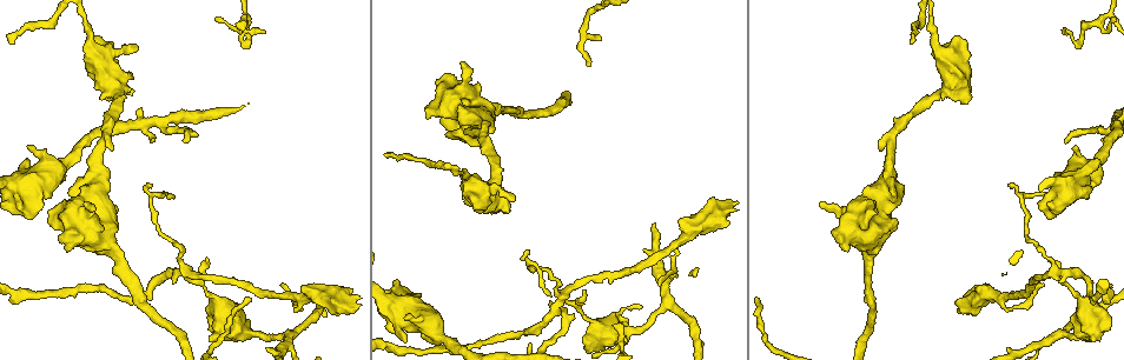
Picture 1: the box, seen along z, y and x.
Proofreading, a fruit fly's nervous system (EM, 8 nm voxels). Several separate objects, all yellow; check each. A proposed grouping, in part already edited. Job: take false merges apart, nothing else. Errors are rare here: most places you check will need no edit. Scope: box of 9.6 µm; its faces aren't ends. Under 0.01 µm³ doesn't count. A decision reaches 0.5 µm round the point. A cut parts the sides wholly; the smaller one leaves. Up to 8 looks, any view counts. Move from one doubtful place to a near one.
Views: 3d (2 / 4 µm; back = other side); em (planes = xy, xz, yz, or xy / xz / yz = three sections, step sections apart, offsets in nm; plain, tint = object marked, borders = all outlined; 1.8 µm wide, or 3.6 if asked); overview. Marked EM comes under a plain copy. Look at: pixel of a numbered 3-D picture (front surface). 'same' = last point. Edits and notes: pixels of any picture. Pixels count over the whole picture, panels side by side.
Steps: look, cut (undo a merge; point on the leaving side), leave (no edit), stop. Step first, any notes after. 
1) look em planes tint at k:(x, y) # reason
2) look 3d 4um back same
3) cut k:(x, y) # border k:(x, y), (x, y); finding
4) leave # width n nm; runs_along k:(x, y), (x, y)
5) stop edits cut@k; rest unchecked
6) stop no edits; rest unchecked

look em planes tint at 1:(999, 297) # thin arm on a thick one

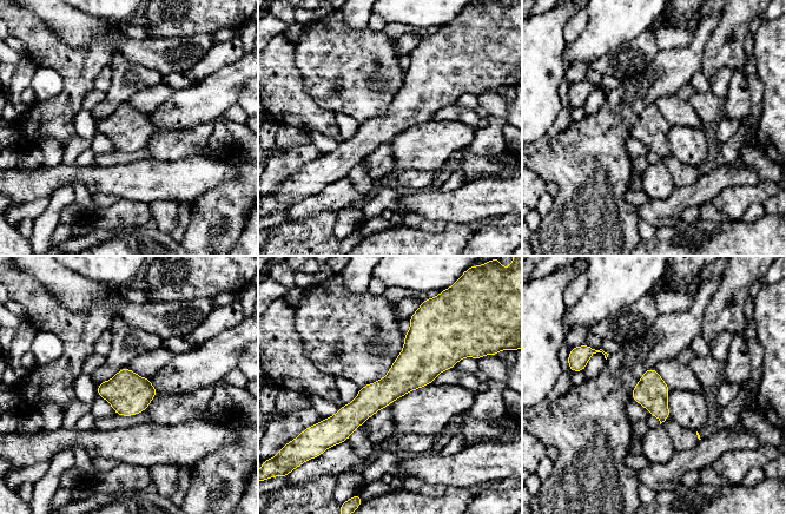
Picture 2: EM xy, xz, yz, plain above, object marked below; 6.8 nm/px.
leave # runs_along 2:(415, 322), (415, 358), (342, 439); one neuron here

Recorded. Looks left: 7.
look 3d 2um back at 1:(189, 277) # four or more arms meet

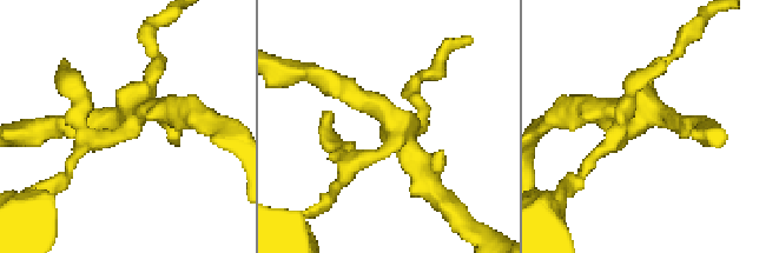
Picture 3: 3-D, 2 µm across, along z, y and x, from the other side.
look em xz step 4 tint at 3:(639, 120)

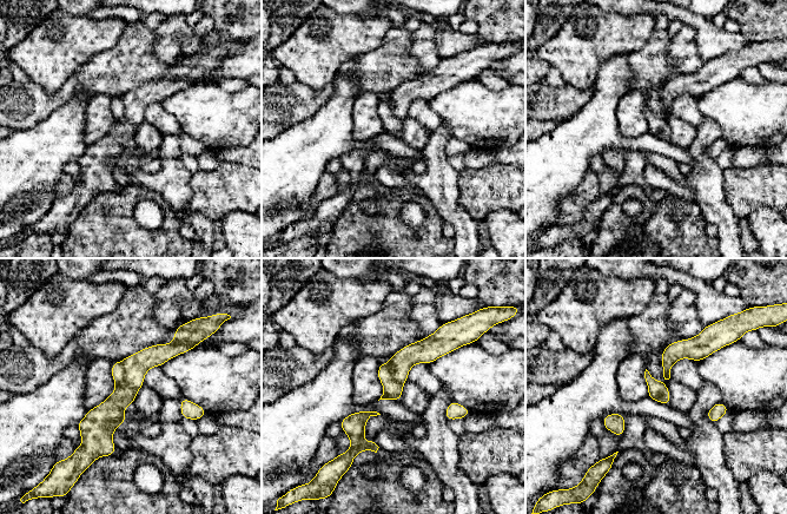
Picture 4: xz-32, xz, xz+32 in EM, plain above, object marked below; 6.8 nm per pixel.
look em planes tint same

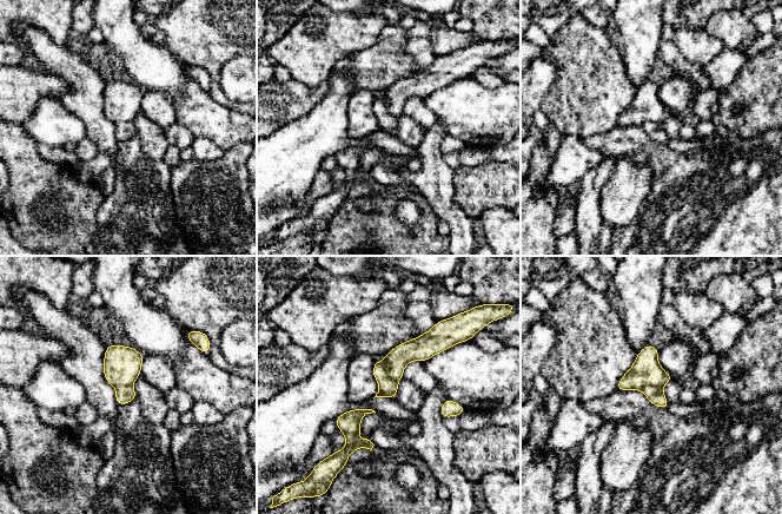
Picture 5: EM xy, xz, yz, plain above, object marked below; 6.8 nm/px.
cut 5:(395, 361) # width 190 nm; border 5:(384, 367), (388, 376), (397, 383); a second neuron is stuck on

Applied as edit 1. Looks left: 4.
look em 3.6um xz step 8 tint at 1:(953, 75) # sudden change in width

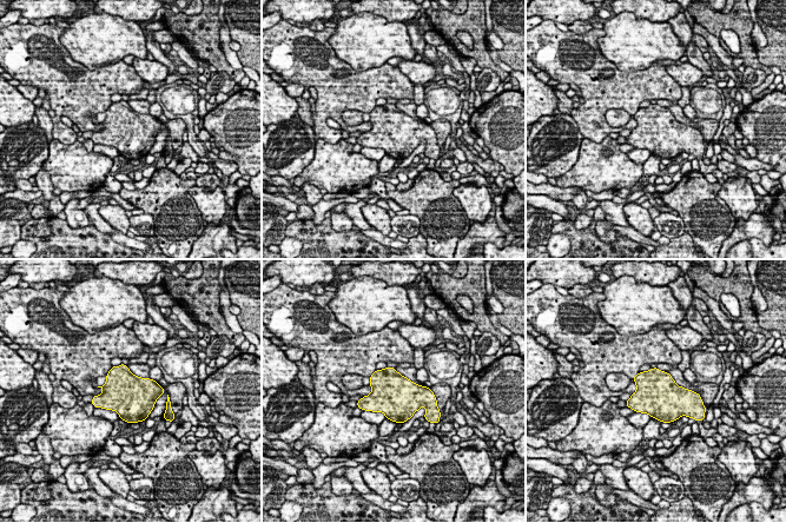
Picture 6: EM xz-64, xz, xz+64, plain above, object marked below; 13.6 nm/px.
leave # one neuron here

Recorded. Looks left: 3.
look 3d 2um at 1:(419, 159) # narrows sharply

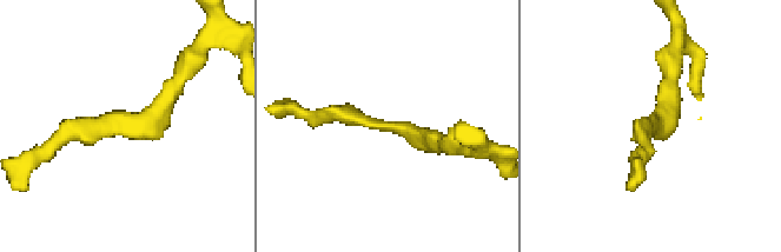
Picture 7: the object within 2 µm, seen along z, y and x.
look em 3.6um xz step 4 tint at 7:(380, 130) # now the EM

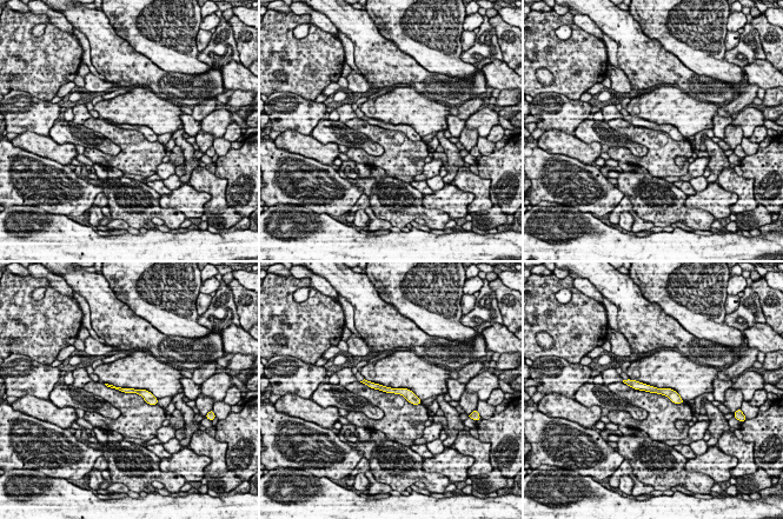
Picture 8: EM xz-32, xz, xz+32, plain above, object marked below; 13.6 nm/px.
leave # width 60 nm; one neuron here

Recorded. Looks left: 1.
stop edits cut@5; rest unchecked

